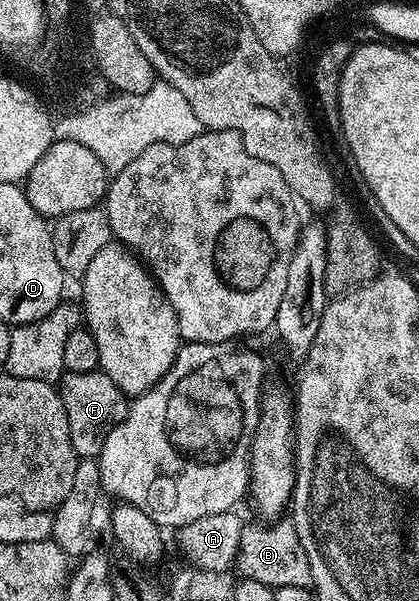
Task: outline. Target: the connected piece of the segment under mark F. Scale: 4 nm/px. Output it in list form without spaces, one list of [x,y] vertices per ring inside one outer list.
[[[101,371],[66,373],[60,381],[60,392],[64,411],[68,415],[68,435],[72,439],[72,447],[79,458],[97,458],[104,447],[104,439],[108,439],[113,429],[126,418],[130,409],[127,394],[122,393],[120,387]]]

